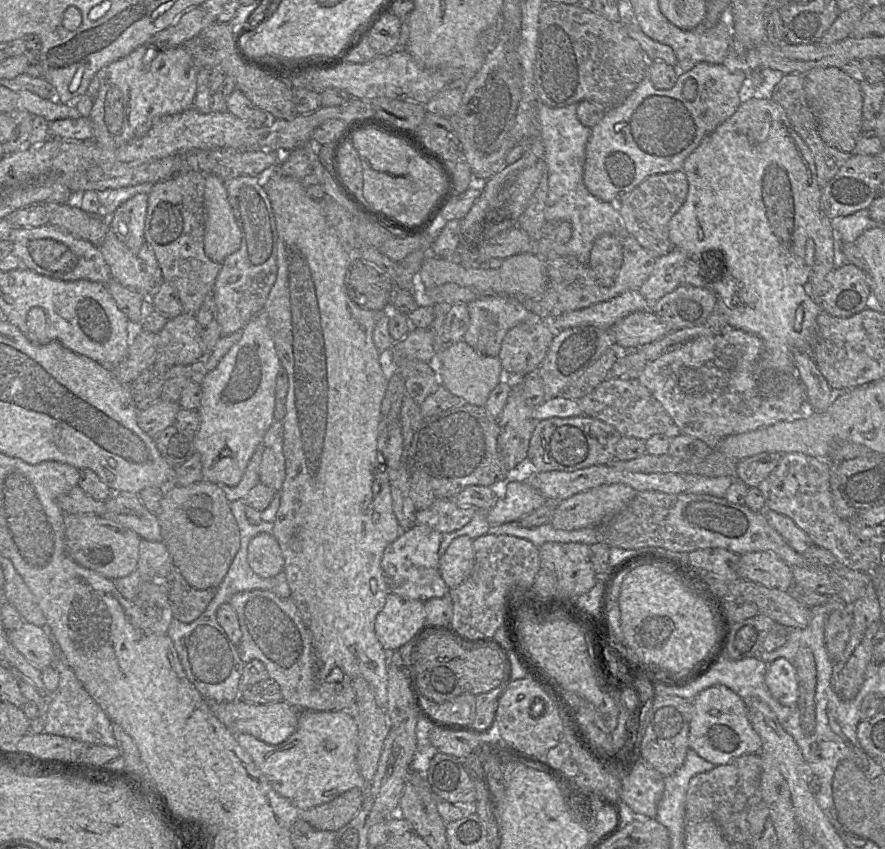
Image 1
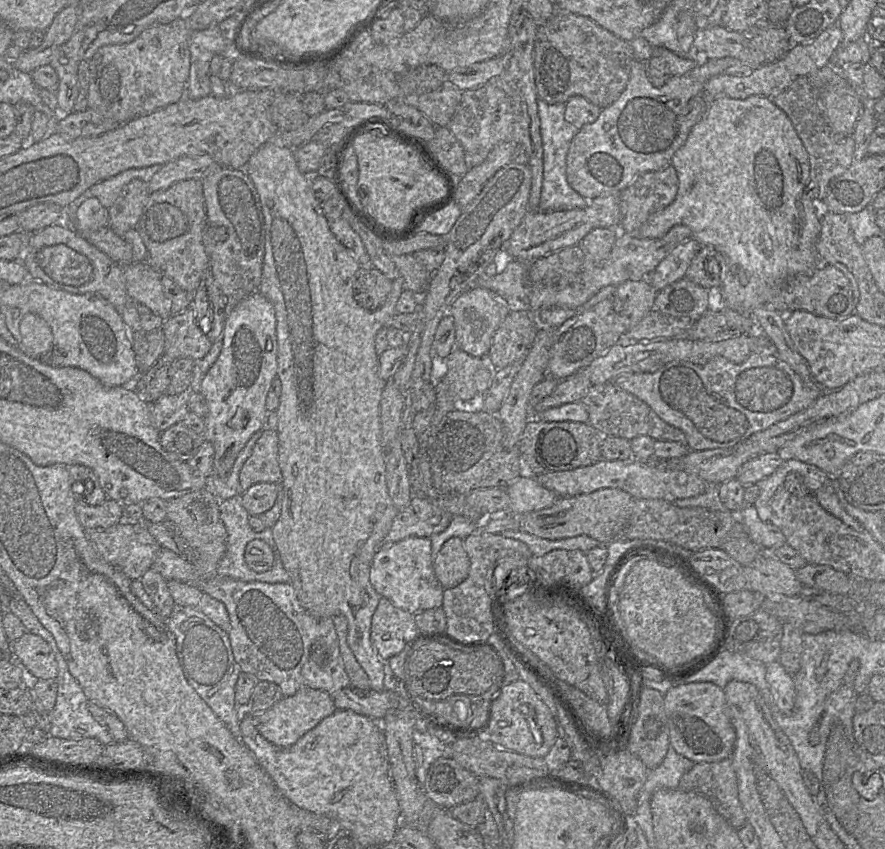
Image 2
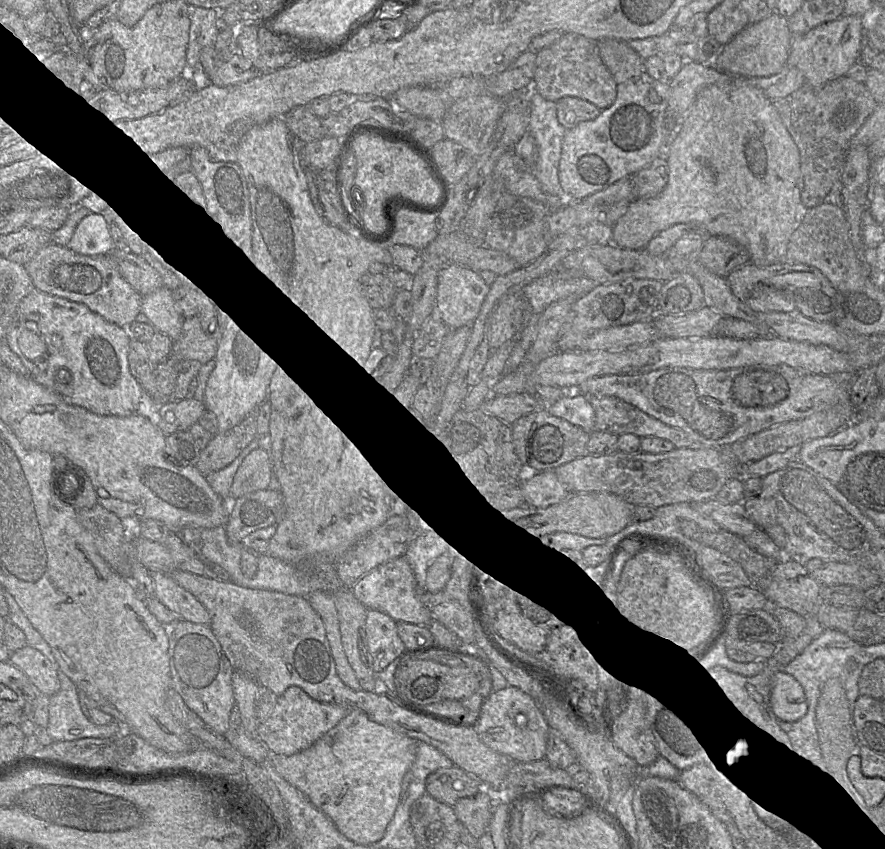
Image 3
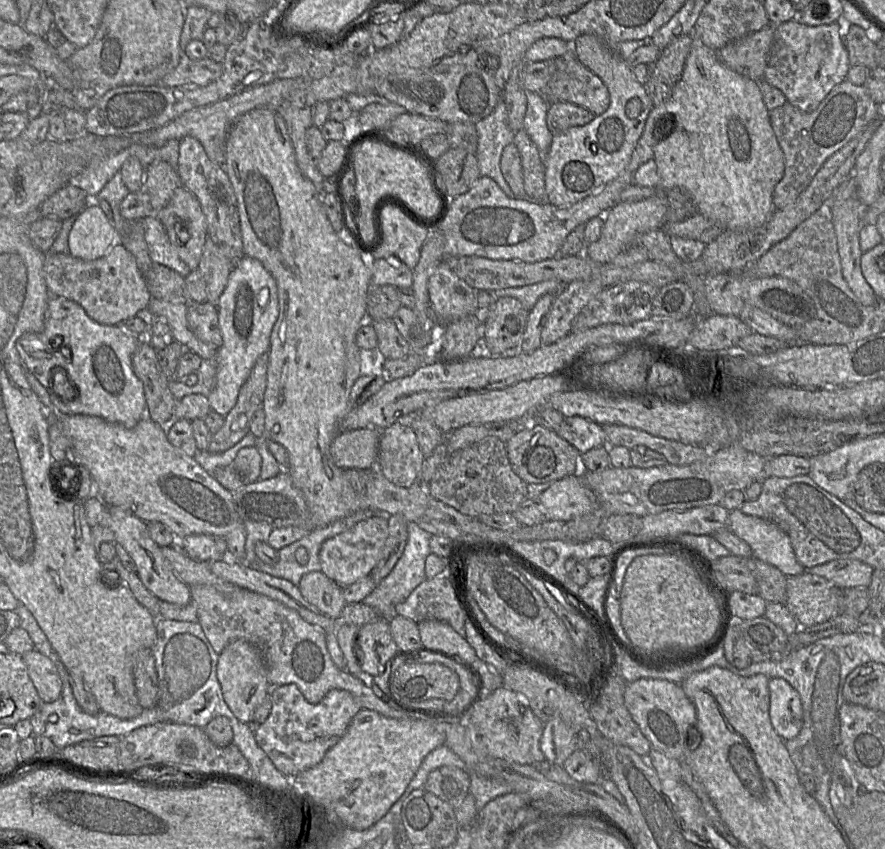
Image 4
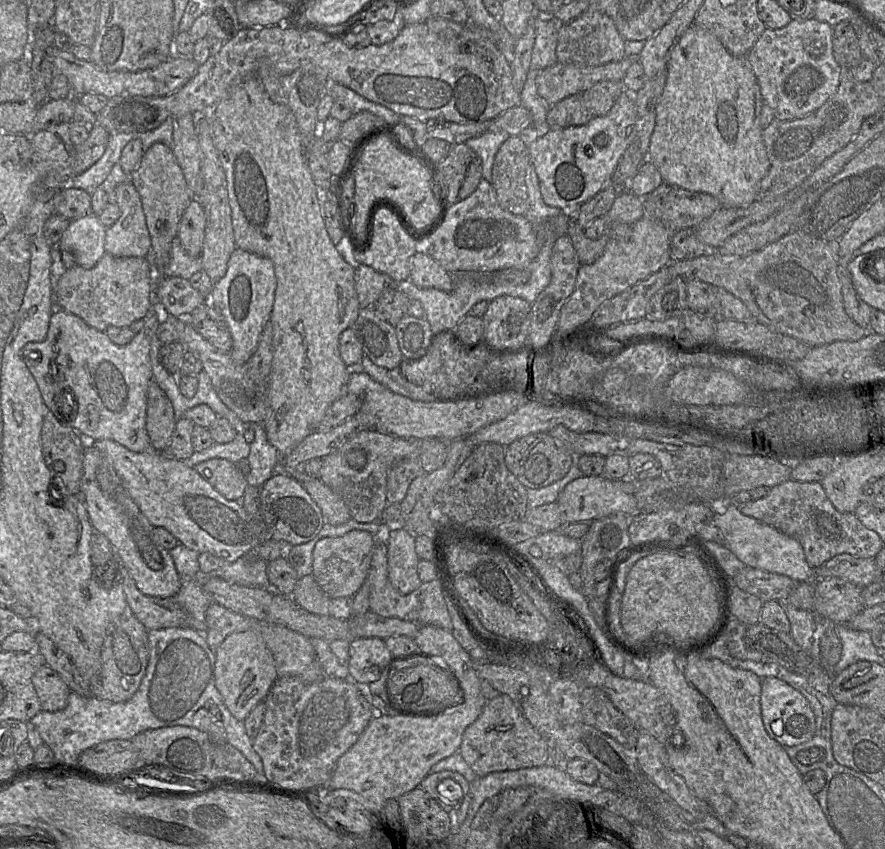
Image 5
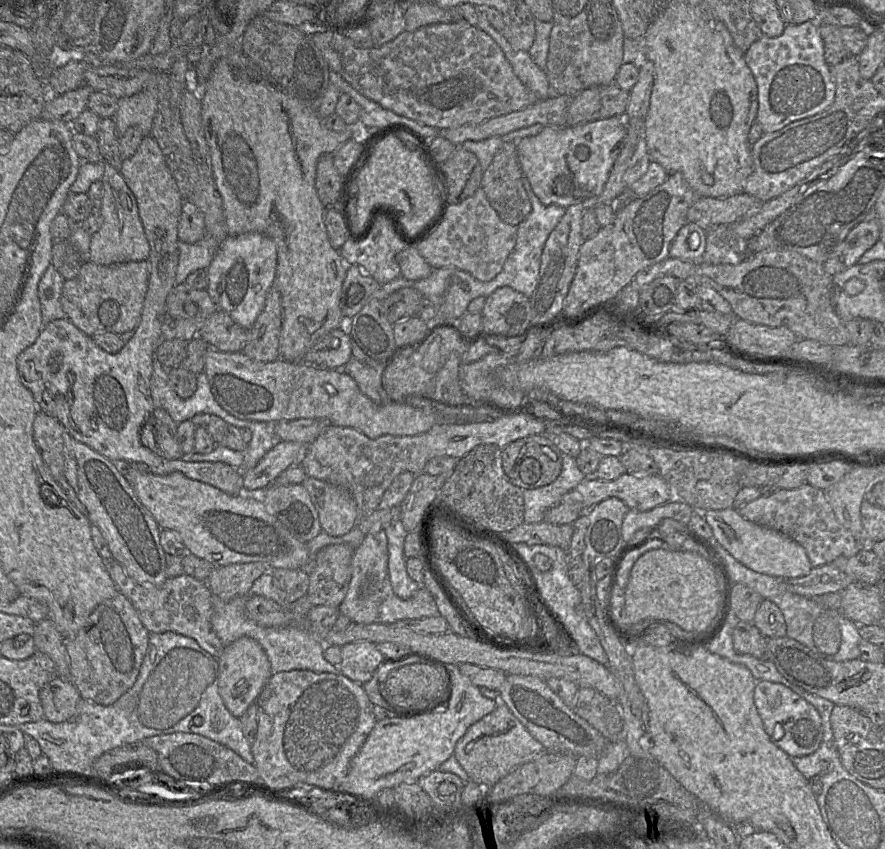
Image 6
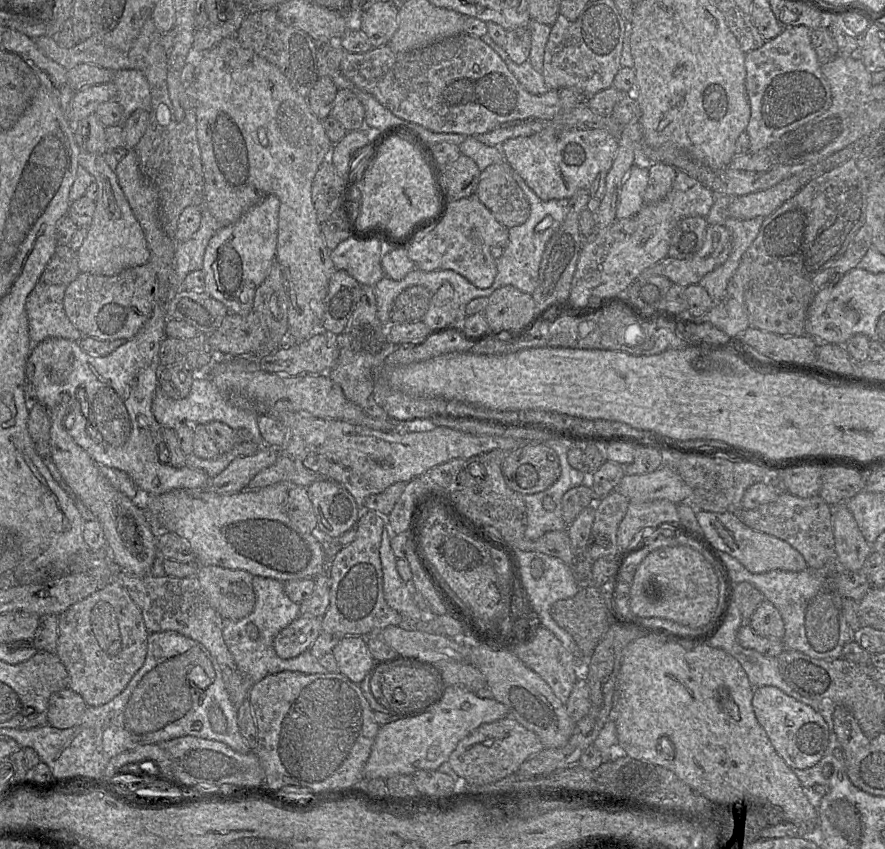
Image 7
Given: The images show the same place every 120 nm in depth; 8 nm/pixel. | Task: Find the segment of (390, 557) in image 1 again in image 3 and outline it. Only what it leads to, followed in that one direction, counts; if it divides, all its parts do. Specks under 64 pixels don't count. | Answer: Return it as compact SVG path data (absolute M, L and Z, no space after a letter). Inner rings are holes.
M404 556L381 564L360 576L354 584L354 592L368 609L384 612L395 622L428 625L431 621L431 613L420 599L414 573Z

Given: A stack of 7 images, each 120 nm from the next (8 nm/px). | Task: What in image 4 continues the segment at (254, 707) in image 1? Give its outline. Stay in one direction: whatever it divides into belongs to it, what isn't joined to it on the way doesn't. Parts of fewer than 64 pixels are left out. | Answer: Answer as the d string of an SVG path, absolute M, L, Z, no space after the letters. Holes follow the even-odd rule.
M295 684L273 687L270 695L271 711L255 731L255 740L275 767L289 778L317 765L361 710L353 696L342 689L330 690L318 703L309 703Z

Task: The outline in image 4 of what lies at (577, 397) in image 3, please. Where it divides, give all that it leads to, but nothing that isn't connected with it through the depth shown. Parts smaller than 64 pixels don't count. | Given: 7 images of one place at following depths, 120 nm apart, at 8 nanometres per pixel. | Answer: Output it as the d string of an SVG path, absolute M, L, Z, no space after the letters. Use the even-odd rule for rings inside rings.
M580 416L564 417L554 431L574 446L580 454L596 447L608 446L602 426Z

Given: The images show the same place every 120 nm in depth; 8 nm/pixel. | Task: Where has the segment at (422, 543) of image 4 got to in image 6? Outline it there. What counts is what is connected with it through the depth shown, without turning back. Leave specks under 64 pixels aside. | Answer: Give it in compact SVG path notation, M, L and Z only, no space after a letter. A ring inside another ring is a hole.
M394 527L385 529L388 549L388 576L394 594L400 599L409 599L420 587L408 575L406 557L403 553L404 538L397 535Z

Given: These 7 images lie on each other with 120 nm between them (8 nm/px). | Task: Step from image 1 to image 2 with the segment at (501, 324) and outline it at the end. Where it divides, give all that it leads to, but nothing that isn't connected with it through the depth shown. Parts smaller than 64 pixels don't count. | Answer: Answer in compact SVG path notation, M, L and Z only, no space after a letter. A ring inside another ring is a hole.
M481 287L464 291L454 299L446 312L454 319L455 348L474 357L487 356L495 331L511 311L507 298L495 291Z

